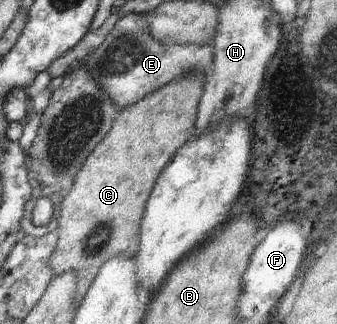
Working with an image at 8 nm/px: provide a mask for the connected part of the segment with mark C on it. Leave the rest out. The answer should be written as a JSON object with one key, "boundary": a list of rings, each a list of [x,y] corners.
{"boundary":[[[206,72],[202,75],[200,75],[200,73],[192,73],[192,75],[188,75],[188,77],[174,79],[172,83],[164,85],[164,87],[160,87],[158,91],[148,93],[148,95],[146,95],[142,101],[136,103],[136,105],[128,105],[128,107],[124,107],[124,109],[119,110],[118,117],[116,117],[116,123],[112,125],[112,131],[110,131],[110,135],[108,135],[110,139],[104,139],[104,141],[101,141],[100,145],[97,145],[96,149],[94,149],[94,151],[92,151],[92,153],[86,157],[86,161],[84,161],[82,169],[76,173],[70,193],[68,193],[66,197],[62,198],[58,227],[55,231],[58,236],[58,243],[56,245],[56,249],[54,249],[52,255],[50,256],[48,267],[52,269],[52,273],[54,273],[53,277],[58,277],[58,275],[62,275],[62,273],[66,273],[66,271],[74,270],[76,272],[77,287],[76,293],[74,293],[74,305],[76,305],[76,307],[80,307],[82,298],[86,295],[88,288],[93,284],[94,278],[96,275],[98,275],[98,272],[100,269],[102,269],[102,265],[104,265],[104,263],[110,261],[110,259],[114,259],[114,257],[118,257],[118,255],[124,255],[124,257],[134,257],[137,253],[138,243],[140,243],[139,235],[141,219],[152,188],[154,187],[158,177],[160,177],[162,170],[173,160],[176,151],[178,151],[178,149],[180,149],[184,143],[188,143],[188,140],[193,136],[195,119],[197,117],[197,107],[203,94],[205,76]]]}

